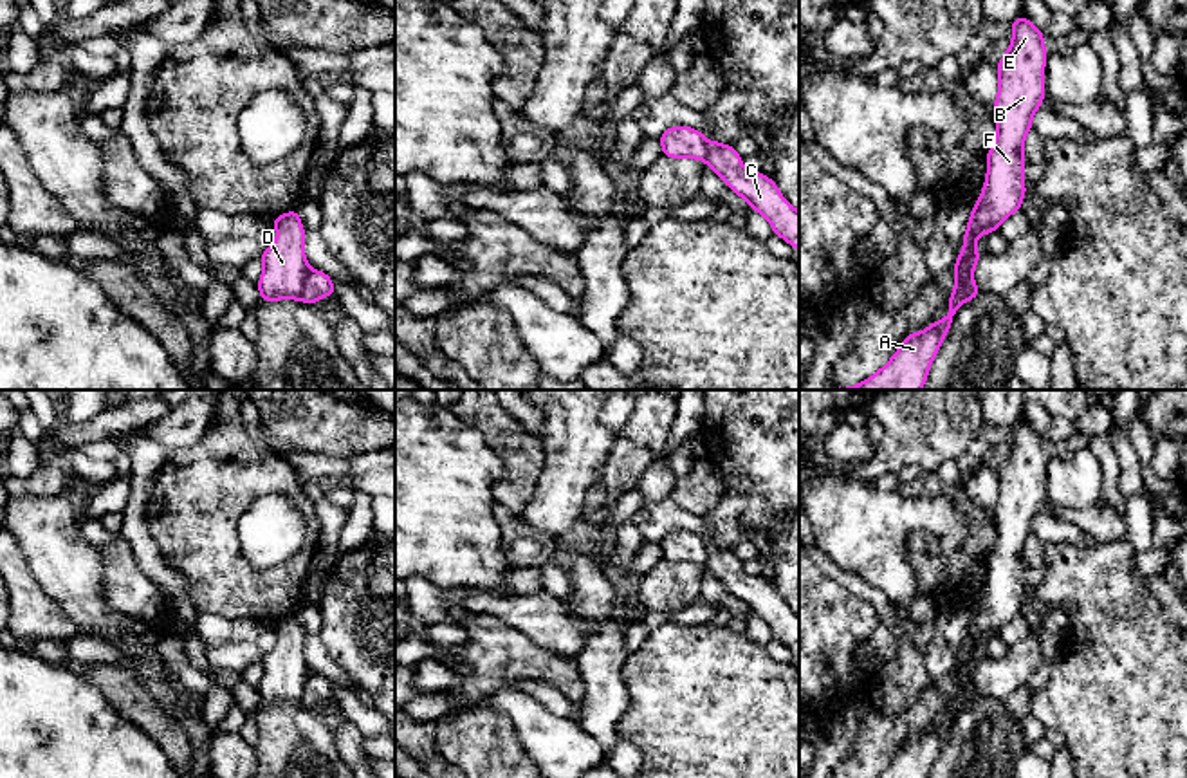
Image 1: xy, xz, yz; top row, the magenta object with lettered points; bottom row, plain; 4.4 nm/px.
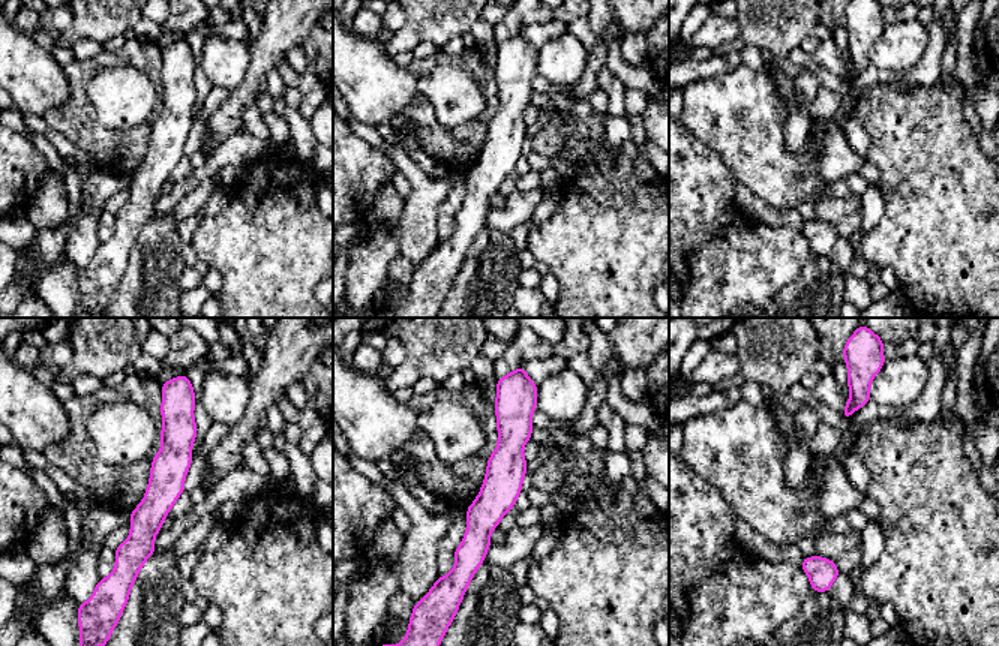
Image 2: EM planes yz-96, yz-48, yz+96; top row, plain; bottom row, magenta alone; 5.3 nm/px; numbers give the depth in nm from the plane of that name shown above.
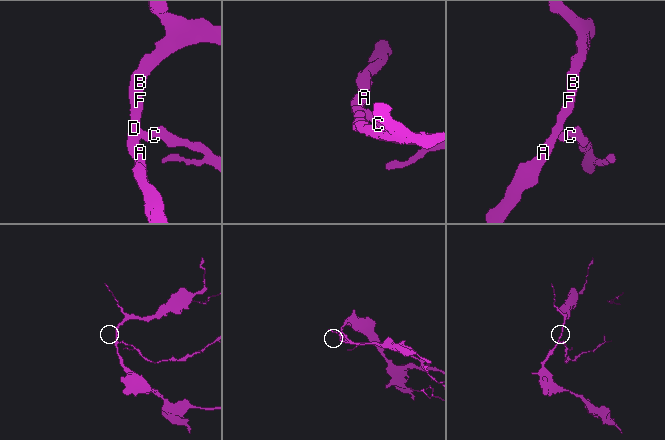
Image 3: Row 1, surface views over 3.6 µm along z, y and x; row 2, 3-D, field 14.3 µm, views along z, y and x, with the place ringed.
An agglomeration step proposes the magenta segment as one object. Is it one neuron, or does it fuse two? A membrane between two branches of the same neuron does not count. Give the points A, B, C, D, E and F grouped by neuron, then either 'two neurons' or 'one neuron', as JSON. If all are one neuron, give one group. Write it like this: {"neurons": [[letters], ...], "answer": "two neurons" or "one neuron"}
{"neurons": [["A", "B", "D", "E", "F"], ["C"]], "answer": "two neurons"}

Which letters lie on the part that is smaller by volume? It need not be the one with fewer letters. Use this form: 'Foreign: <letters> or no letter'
Foreign: C

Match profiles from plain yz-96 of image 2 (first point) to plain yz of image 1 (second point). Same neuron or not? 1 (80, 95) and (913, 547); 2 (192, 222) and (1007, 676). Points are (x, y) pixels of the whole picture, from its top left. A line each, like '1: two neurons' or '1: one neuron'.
1: one neuron
2: two neurons

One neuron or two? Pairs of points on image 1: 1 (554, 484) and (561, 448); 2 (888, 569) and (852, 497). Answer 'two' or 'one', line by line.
1: one
2: one

